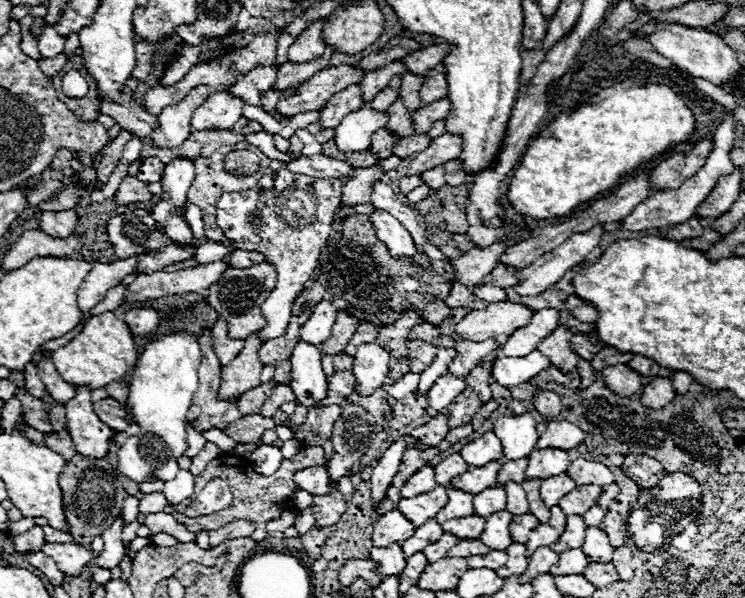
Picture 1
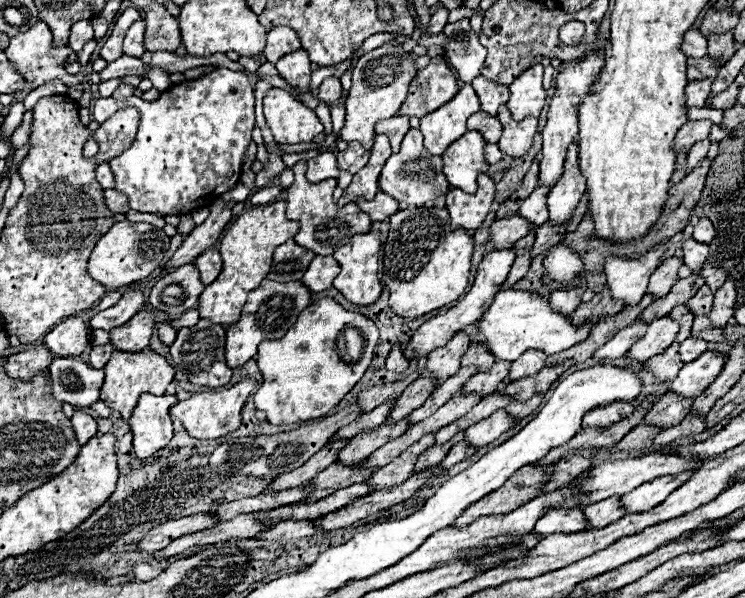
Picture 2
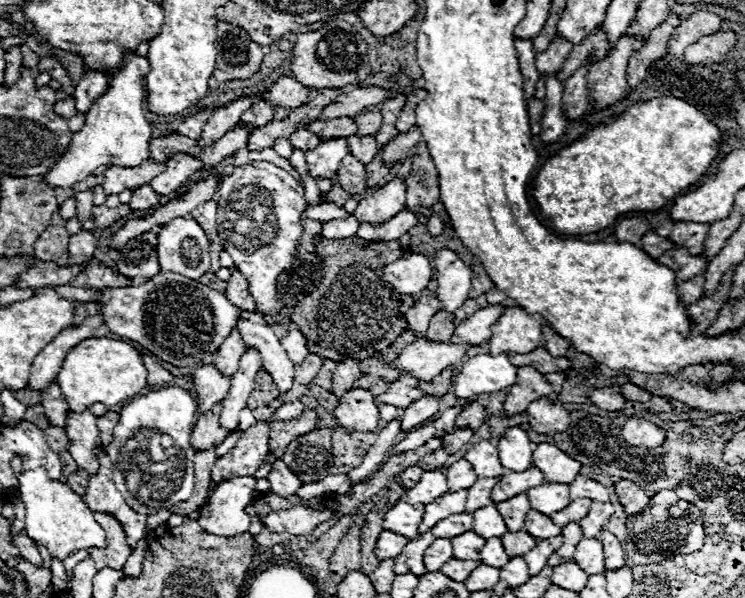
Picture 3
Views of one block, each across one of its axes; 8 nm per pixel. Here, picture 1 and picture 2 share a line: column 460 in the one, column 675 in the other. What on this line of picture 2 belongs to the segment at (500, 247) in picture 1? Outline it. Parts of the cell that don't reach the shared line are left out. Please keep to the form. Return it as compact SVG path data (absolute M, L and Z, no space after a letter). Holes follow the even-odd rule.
M664 258L658 270L650 276L648 294L654 294L656 298L662 298L670 292L670 288L678 282L678 268L682 266L682 258Z

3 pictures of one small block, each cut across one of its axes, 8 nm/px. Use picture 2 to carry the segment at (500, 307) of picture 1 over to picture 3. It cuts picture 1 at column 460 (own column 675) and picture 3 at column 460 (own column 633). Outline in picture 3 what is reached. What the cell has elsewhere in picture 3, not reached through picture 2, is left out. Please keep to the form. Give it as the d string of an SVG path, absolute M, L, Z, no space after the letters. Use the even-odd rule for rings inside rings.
M426 338L408 344L402 354L392 360L400 374L408 374L416 380L432 382L448 366L460 364L468 346L452 346L448 342L428 342Z

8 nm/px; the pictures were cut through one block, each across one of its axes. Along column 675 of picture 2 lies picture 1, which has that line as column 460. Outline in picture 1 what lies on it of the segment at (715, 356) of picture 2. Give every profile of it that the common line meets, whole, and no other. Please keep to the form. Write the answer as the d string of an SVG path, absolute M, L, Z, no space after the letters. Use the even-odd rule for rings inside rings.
M444 374L428 390L428 402L430 402L428 406L436 412L444 412L464 388L466 388L464 380L454 378L450 374Z

